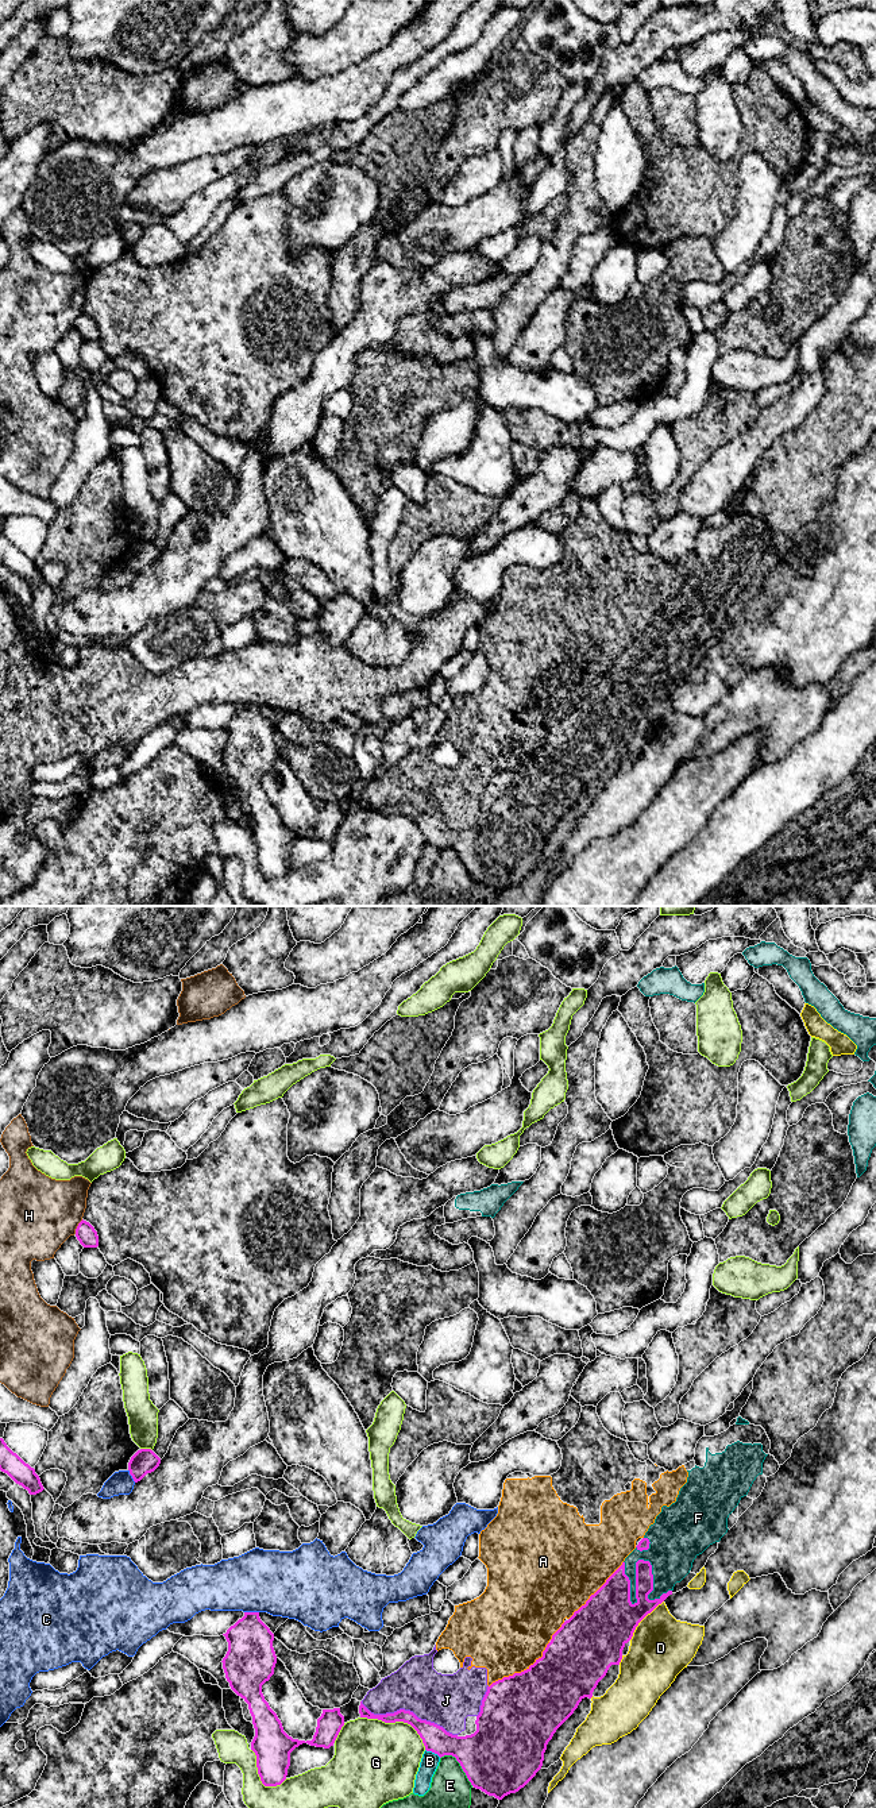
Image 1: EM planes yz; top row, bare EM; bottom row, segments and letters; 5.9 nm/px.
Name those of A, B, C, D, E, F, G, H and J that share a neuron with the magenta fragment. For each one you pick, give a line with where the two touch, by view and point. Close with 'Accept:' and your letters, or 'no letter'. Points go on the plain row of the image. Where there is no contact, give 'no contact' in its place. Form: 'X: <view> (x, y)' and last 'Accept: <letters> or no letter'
F: yz (636, 660)
Accept: F

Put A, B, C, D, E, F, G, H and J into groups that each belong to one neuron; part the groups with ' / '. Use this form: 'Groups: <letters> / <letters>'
Groups: A J / B / C / D / E / F / G / H

